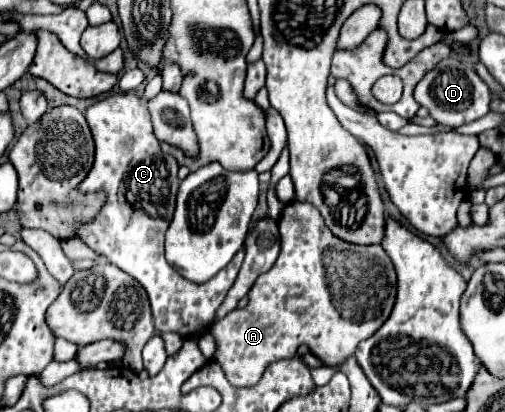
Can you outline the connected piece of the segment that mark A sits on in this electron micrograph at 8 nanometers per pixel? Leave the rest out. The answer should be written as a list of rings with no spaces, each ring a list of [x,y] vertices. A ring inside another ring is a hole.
[[[288,202],[278,218],[278,228],[282,246],[278,260],[252,286],[246,308],[228,312],[228,316],[220,318],[210,330],[218,346],[212,360],[220,362],[228,382],[238,388],[254,386],[262,378],[268,364],[294,358],[300,344],[306,344],[326,366],[344,362],[354,354],[358,342],[366,340],[382,326],[382,322],[390,316],[396,298],[396,272],[382,246],[360,246],[336,238],[328,226],[324,226],[324,218],[310,202]]]

